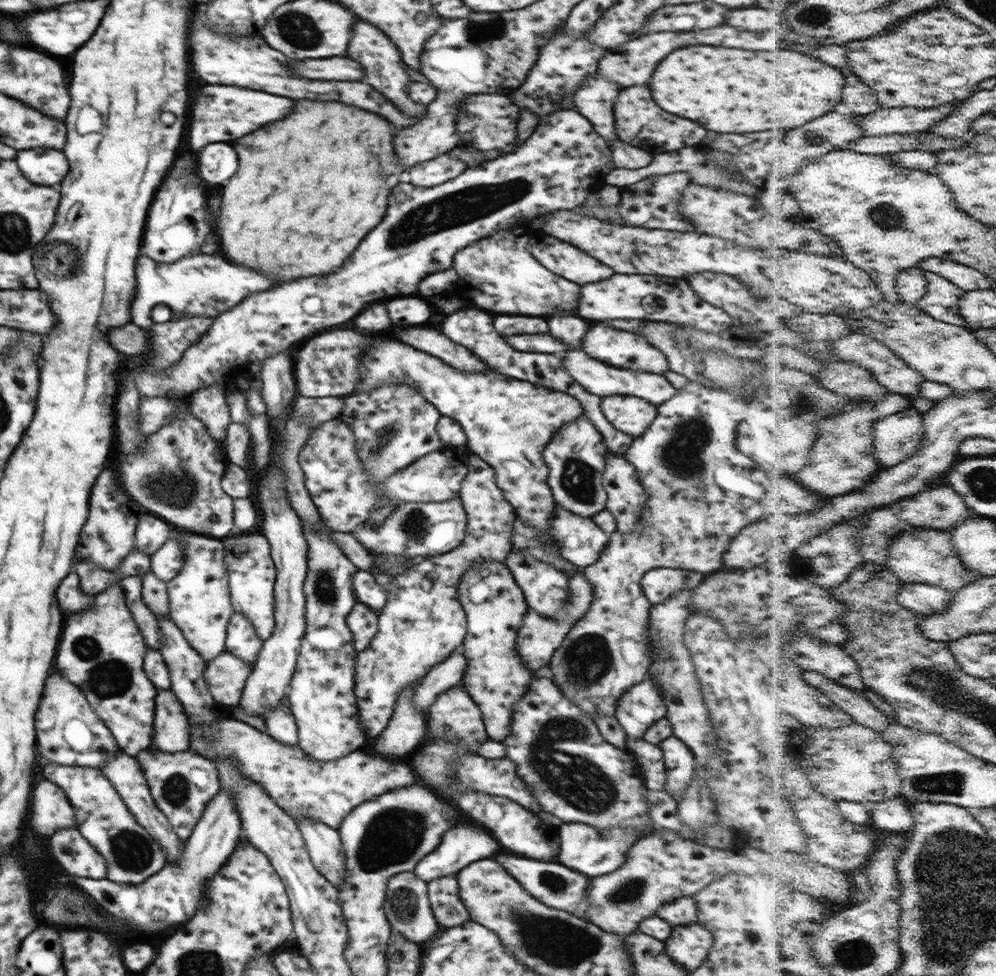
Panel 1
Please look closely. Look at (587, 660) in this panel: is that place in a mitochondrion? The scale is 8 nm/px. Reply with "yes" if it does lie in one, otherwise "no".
yes

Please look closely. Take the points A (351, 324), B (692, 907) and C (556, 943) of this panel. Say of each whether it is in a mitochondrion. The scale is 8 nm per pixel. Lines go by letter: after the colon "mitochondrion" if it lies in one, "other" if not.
A: other
B: other
C: mitochondrion

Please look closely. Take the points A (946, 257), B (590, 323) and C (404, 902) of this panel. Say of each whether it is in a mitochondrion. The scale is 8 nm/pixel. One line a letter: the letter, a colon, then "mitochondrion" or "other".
A: other
B: other
C: mitochondrion

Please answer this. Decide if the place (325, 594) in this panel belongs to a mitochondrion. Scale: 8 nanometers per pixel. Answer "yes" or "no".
yes

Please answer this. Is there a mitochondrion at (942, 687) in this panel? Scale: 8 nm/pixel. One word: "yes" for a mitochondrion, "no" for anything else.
yes

